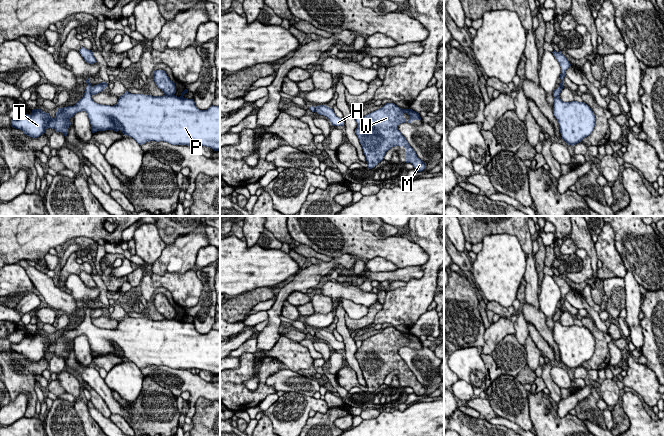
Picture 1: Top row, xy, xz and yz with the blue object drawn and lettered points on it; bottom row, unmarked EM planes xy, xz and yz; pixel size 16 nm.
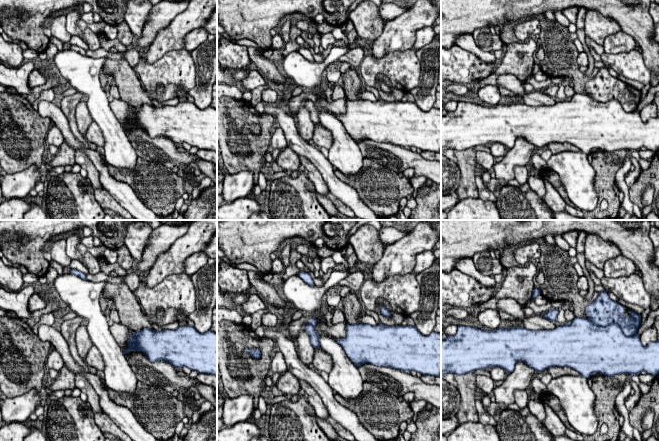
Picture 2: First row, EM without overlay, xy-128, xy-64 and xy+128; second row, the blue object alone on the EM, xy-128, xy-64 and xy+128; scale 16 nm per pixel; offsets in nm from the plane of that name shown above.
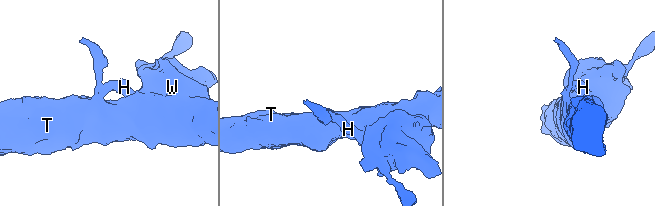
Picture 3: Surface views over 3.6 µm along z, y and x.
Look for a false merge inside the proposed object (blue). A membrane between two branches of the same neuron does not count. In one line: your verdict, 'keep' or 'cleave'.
cleave

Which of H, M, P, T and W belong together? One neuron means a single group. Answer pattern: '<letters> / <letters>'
H M W / P T

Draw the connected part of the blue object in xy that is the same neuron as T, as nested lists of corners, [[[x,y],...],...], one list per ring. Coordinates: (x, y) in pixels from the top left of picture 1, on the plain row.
[[[90,302],[84,320],[73,330],[57,332],[55,342],[41,333],[33,333],[31,339],[23,339],[19,343],[12,343],[11,350],[20,353],[25,359],[38,362],[48,352],[61,356],[65,362],[71,349],[69,343],[78,336],[85,335],[90,344],[92,357],[105,354],[121,354],[124,359],[133,362],[139,369],[149,365],[164,365],[172,369],[199,369],[220,375],[220,331],[211,330],[207,334],[196,331],[194,323],[181,322],[175,319],[152,320],[132,318],[126,315],[119,320],[114,330],[102,329],[93,325],[91,320]]]

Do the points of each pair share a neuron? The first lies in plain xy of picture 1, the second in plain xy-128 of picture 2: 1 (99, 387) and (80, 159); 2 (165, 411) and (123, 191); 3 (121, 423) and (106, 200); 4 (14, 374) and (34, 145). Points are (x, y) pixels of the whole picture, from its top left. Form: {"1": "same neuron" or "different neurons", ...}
{"1": "different neurons", "2": "different neurons", "3": "same neuron", "4": "same neuron"}

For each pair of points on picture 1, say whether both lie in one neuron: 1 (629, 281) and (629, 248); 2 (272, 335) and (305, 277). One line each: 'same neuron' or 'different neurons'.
1: different neurons
2: same neuron

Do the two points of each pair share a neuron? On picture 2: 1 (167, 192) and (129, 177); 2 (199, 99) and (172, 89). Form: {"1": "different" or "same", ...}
{"1": "same", "2": "different"}

